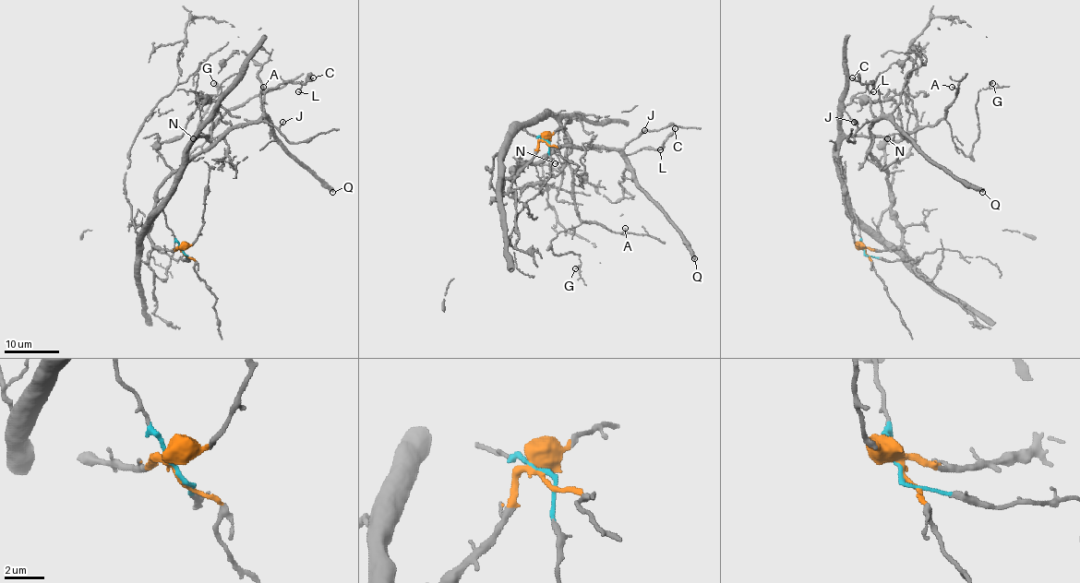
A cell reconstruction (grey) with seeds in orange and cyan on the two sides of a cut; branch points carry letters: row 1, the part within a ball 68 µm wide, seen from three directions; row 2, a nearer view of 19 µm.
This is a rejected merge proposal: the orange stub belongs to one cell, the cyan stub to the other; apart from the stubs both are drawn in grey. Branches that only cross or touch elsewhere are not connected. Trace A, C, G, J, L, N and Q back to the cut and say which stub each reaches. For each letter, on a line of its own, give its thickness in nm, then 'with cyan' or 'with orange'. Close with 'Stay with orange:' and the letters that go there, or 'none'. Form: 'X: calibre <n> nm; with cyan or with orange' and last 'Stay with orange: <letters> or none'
A: calibre 90 nm; with cyan
C: calibre 170 nm; with orange
G: calibre 110 nm; with cyan
J: calibre 120 nm; with orange
L: calibre 110 nm; with orange
N: calibre 100 nm; with cyan
Q: calibre 440 nm; with orange
Stay with orange: C, J, L, Q

